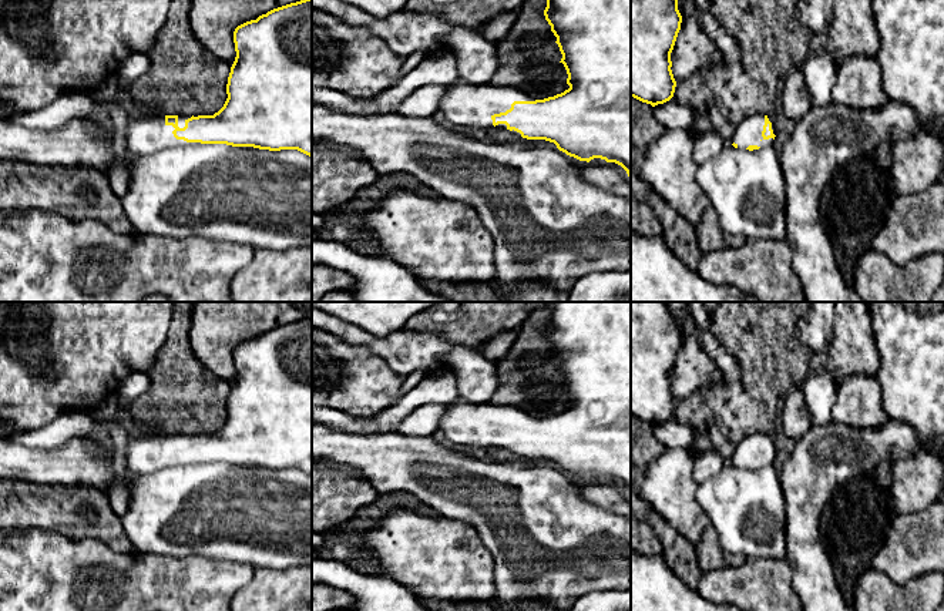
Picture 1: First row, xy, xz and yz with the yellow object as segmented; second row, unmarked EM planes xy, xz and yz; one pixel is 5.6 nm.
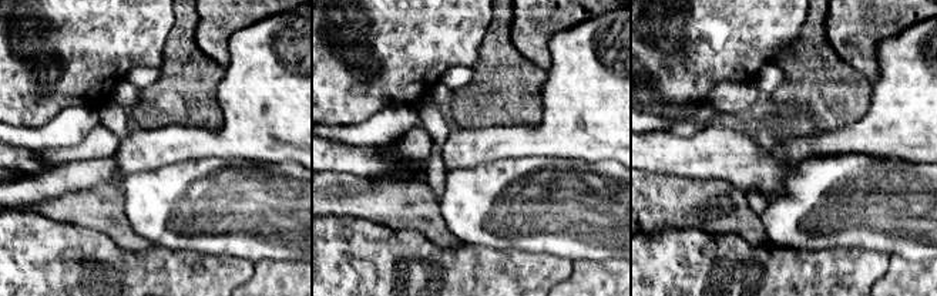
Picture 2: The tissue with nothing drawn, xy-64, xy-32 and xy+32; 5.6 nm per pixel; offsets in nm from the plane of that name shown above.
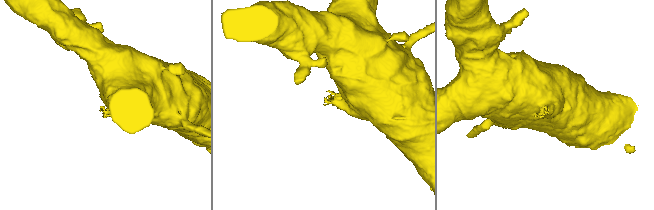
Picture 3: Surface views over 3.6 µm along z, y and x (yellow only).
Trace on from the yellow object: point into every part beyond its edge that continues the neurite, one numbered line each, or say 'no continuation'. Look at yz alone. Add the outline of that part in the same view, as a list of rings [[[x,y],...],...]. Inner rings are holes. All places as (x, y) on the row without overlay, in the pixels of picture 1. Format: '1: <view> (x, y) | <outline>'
1: yz (748, 452) | [[[750,434],[743,439],[735,449],[730,463],[736,463],[738,467],[746,469],[749,464],[757,464],[760,467],[773,466],[775,459],[765,459],[762,456],[765,444],[765,434]]]

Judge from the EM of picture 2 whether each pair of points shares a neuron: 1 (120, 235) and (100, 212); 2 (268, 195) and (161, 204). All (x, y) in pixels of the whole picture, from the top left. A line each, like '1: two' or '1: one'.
1: one
2: one

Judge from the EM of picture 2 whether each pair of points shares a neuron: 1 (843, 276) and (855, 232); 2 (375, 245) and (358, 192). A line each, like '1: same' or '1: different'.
1: different
2: different

